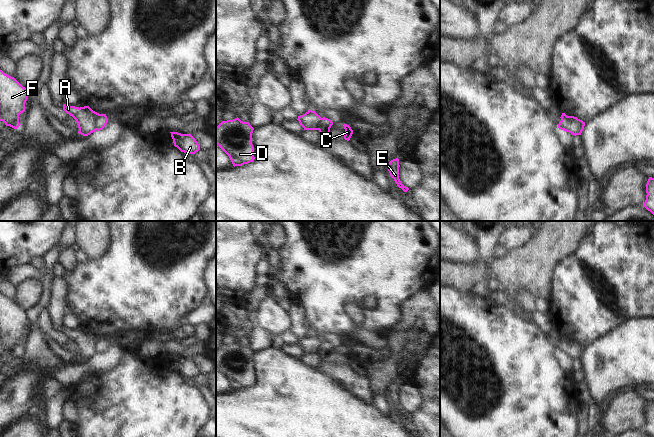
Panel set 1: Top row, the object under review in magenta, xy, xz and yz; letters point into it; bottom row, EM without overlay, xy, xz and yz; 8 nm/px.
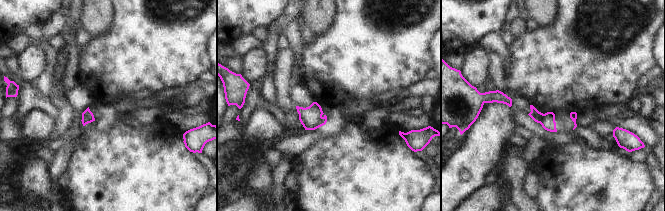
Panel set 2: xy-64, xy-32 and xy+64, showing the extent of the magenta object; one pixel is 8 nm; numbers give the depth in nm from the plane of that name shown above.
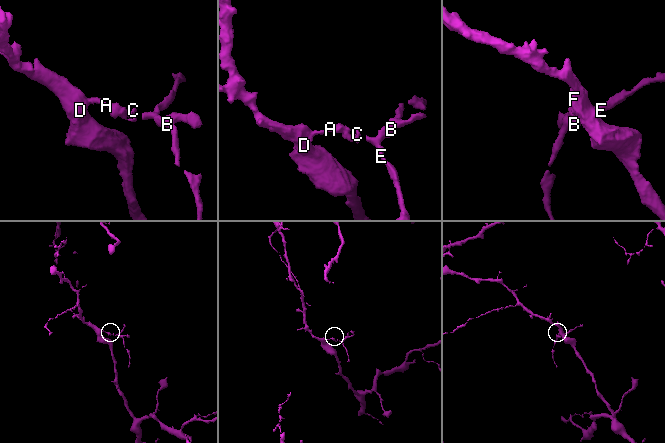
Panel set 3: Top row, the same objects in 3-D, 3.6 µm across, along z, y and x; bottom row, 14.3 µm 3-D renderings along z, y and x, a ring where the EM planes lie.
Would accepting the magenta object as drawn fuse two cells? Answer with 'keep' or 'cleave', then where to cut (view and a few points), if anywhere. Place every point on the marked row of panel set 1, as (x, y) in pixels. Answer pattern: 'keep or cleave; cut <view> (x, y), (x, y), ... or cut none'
cleave; cut xy (100, 114), (96, 120), (95, 129)

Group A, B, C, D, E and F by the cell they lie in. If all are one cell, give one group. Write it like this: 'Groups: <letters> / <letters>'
Groups: A D F / B C E

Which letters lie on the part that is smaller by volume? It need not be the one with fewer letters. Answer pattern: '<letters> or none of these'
B, C, E

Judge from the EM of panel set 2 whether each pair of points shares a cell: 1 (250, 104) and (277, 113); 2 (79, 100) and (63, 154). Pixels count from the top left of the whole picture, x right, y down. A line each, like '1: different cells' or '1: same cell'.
1: same cell
2: same cell

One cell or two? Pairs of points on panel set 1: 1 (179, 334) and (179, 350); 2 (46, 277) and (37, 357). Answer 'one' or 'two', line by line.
1: two
2: one

